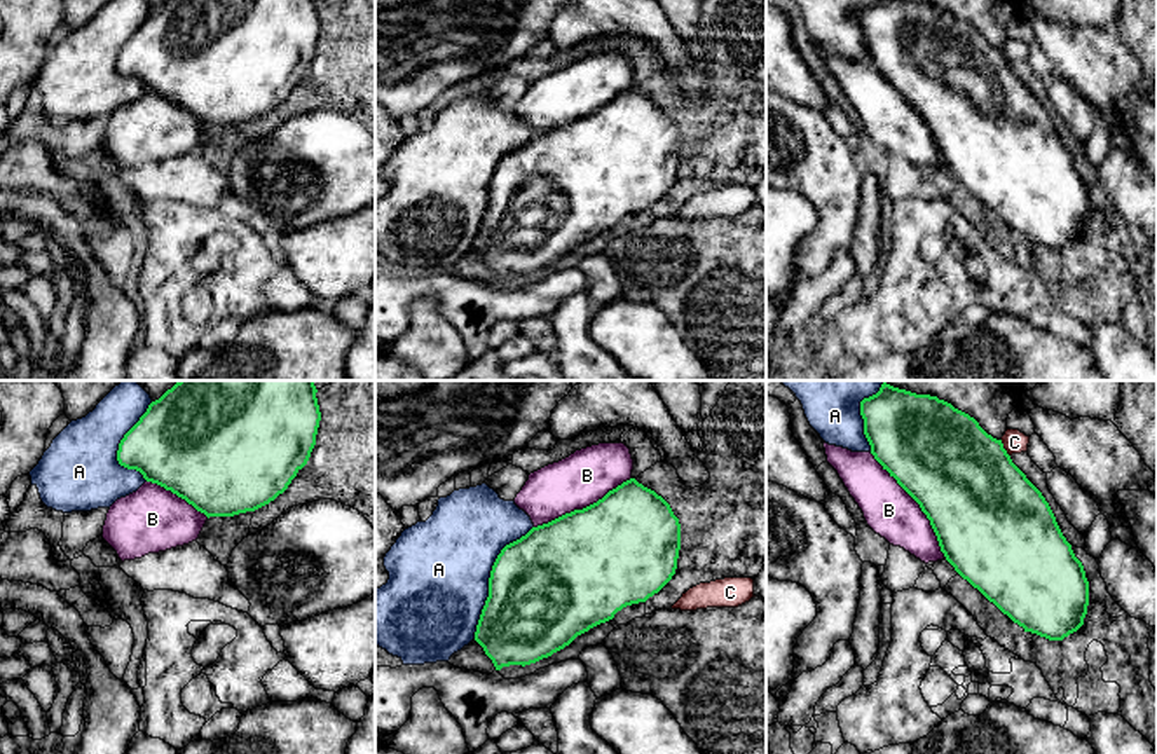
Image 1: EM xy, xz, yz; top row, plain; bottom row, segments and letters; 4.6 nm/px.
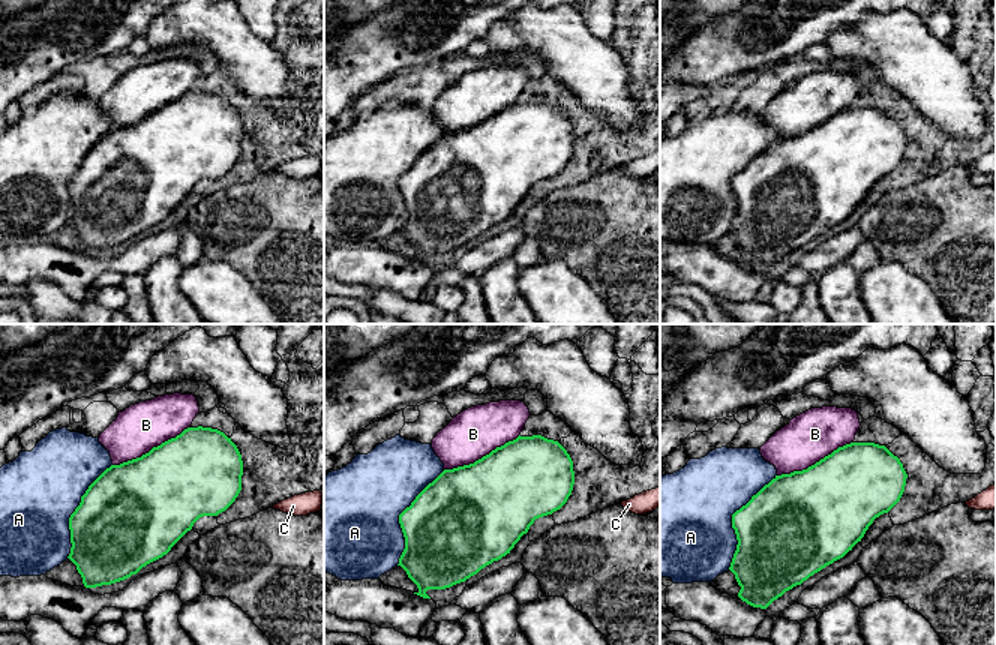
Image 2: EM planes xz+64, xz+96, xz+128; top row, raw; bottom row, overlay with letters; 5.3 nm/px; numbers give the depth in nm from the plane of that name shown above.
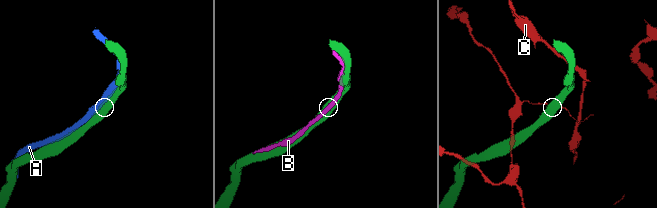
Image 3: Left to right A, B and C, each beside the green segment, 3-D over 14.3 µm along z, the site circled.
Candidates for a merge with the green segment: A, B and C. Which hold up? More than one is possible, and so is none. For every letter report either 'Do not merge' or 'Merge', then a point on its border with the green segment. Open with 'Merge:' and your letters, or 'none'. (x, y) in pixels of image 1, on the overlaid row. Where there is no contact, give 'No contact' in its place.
Merge: B
A: Do not merge. Touches green at xz (489, 578)
B: Merge. Touches green at yz (920, 507)
C: Do not merge. Touches green at yz (1004, 449)

